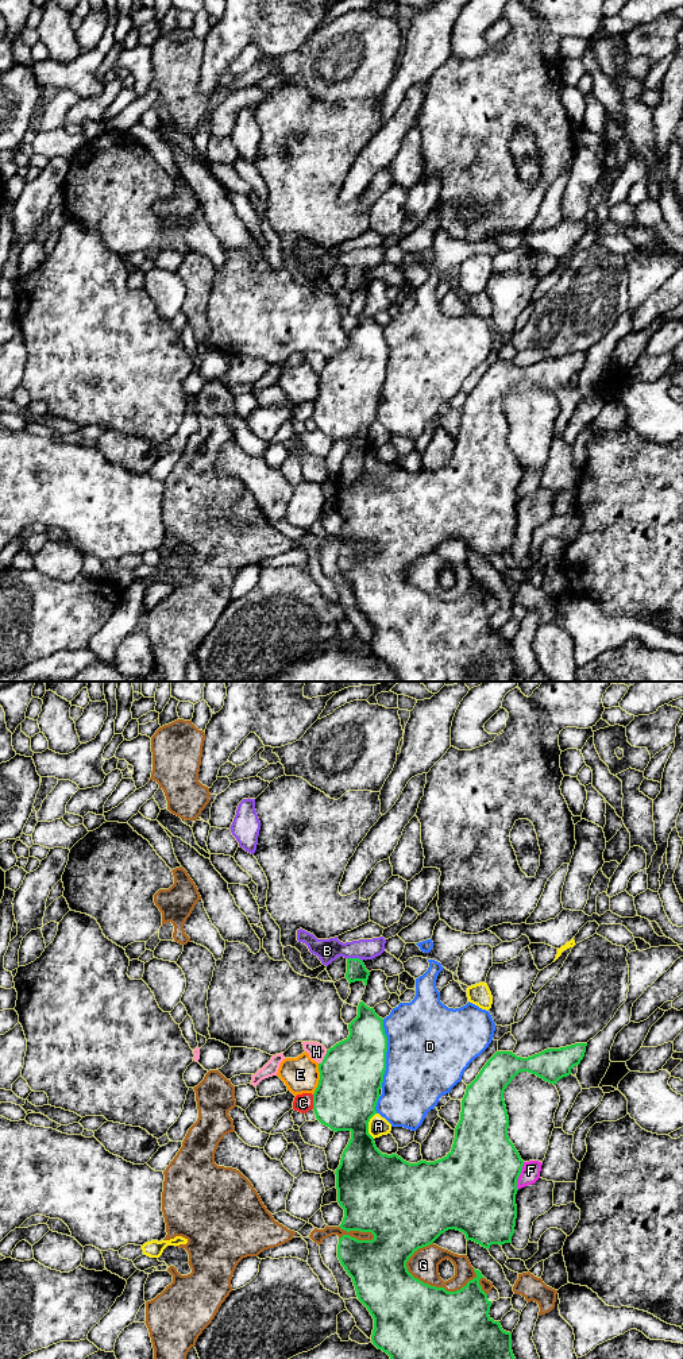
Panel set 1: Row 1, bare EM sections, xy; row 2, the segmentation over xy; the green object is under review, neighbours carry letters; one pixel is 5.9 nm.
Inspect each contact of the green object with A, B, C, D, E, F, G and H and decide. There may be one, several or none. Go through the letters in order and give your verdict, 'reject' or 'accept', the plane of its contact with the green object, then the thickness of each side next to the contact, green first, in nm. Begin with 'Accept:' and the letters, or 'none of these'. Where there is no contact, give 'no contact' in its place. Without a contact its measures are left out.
Accept: none of these
A: reject; meets green in xy; 360 nm thick on the green side, 120 nm on the other
B: reject; meets green in xy; 120 nm thick on the green side, 140 nm on the other
C: reject; meets green in xy; 360 nm thick on the green side, 110 nm on the other
D: reject; meets green in xy; 380 nm thick on the green side, 480 nm on the other
E: reject; meets green in xy; 380 nm thick on the green side, 220 nm on the other
F: reject; meets green in xy; 460 nm thick on the green side, 110 nm on the other
G: reject; meets green in xy; 500 nm thick on the green side, 180 nm on the other
H: reject; meets green in xy; 380 nm thick on the green side, 100 nm on the other

